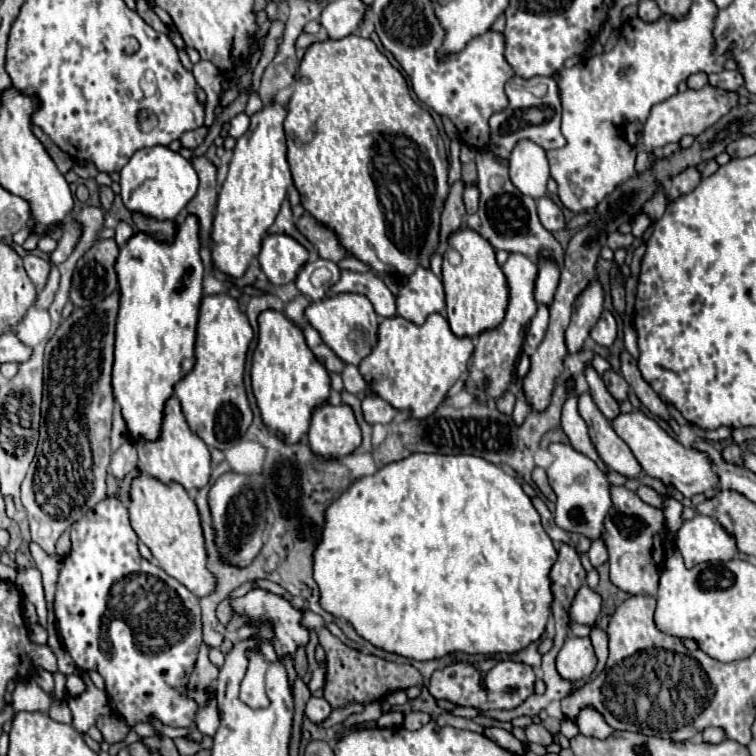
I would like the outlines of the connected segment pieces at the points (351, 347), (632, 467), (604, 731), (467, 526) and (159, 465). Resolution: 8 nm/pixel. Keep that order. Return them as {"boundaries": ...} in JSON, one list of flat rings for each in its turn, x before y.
{"boundaries":[[[338,293,334,297,324,297,320,301,312,301,304,311,308,323,320,333,322,341,344,361,350,365,358,365,376,345,378,335,378,315,372,303,360,293]],[[590,393,580,395,578,409,590,429,590,437,598,449,598,455,608,465,608,469,624,475,626,479,638,479,644,473,640,463,632,455,630,447,610,427,608,419,600,413,600,409,592,401]],[[592,707,580,709,580,713,576,717,576,725,582,735,596,737,596,739,606,739,614,731,612,727,608,727,608,723,602,719,602,715,598,711,592,711]],[[412,453,410,457,406,459,400,459,400,461,394,461,394,463,388,463,384,467,380,467,374,475,366,475,366,477,360,477,356,479,334,503,330,503,324,511,324,531,320,533,320,541,316,545,316,551,314,551,314,581,318,583,318,589,320,589,320,607,328,613,332,613,334,617,342,617,346,621,350,621,356,629,356,633,360,637,364,637,366,641,370,641,374,647,378,649,384,649,384,651,390,651,390,653,398,653,402,657,410,657,410,659,416,659,416,661,428,661,428,659,438,659,438,657,444,657,448,653,456,653,456,651,462,651,462,653,468,653,468,655,490,655,490,653,514,653,514,651,520,651,522,647,526,647,528,643,532,641,538,641,540,635,544,633,546,629,546,621,548,621,548,615,550,615,550,605,552,605,552,593,550,593,550,567,554,565,556,561,556,549,552,545,552,539,546,535,546,531,542,529,542,523,540,523,540,515,538,511,534,509,530,497,524,493,522,485,518,483,518,479,506,471,502,471,500,467,496,467,494,463,488,463,486,459,480,459,480,457,474,457,474,455,436,455,436,453]],[[174,395,164,405,164,423,160,429,160,439,154,439,154,441,138,439,136,447,138,447,140,469,160,481,178,481,184,489,194,491,194,489,204,487,210,479,210,469,212,469,210,451,208,451,206,443,190,431,186,419,182,415,180,401]]]}

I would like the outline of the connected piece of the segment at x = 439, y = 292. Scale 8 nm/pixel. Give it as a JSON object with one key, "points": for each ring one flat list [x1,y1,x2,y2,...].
{"points":[[418,267,412,275,400,279,400,289,394,301,396,311,418,325,424,323,430,313,442,313,446,307,440,277,424,267]]}

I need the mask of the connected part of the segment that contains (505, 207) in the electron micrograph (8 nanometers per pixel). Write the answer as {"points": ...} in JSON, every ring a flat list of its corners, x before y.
{"points":[[490,151,476,153,478,165,478,189,480,189,480,207,474,215,466,219,466,227,480,233,484,239,490,241,494,249,504,249,508,253,522,253,532,261,542,257,554,257,558,263,564,259,564,251,560,243,552,237,550,231,542,227,536,215,536,201,512,185,508,177,508,167,500,165]]}

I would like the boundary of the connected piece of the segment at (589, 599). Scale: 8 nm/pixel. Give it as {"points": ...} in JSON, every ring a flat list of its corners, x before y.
{"points":[[580,585,580,591,576,591,576,599,572,601,572,607,568,609,570,619,582,623,582,625,594,625,596,617,600,613,600,595,594,593,588,585]]}

